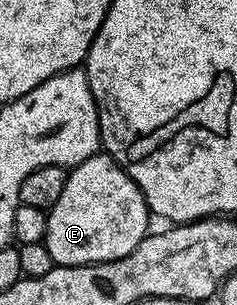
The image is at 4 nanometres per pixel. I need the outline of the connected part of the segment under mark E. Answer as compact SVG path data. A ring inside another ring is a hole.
M103 151L71 166L62 196L47 214L48 230L43 242L57 265L93 265L122 259L150 232L150 210L142 191L128 172Z

